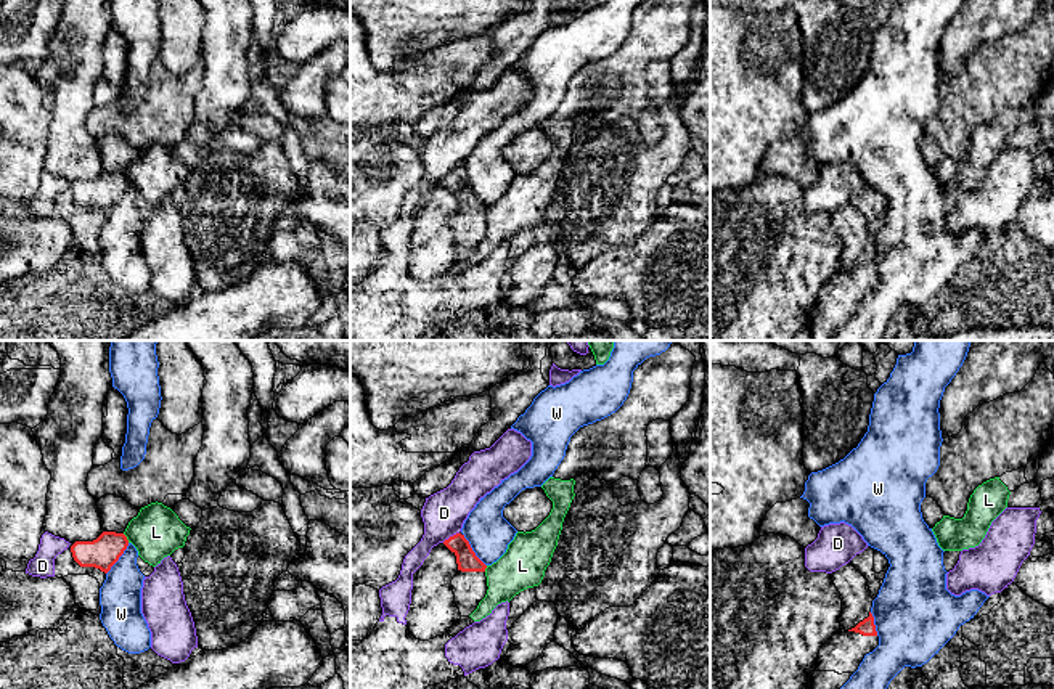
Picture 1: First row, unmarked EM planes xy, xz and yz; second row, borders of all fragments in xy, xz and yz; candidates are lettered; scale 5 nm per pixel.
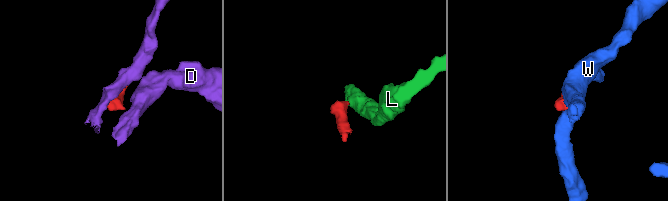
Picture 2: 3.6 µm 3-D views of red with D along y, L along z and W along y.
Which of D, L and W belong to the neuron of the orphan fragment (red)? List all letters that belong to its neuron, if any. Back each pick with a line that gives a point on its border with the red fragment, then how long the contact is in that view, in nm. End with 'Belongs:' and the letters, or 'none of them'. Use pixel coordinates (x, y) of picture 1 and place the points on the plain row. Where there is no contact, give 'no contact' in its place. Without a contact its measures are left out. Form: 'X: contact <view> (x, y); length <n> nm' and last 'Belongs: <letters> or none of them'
Belongs: none of them

